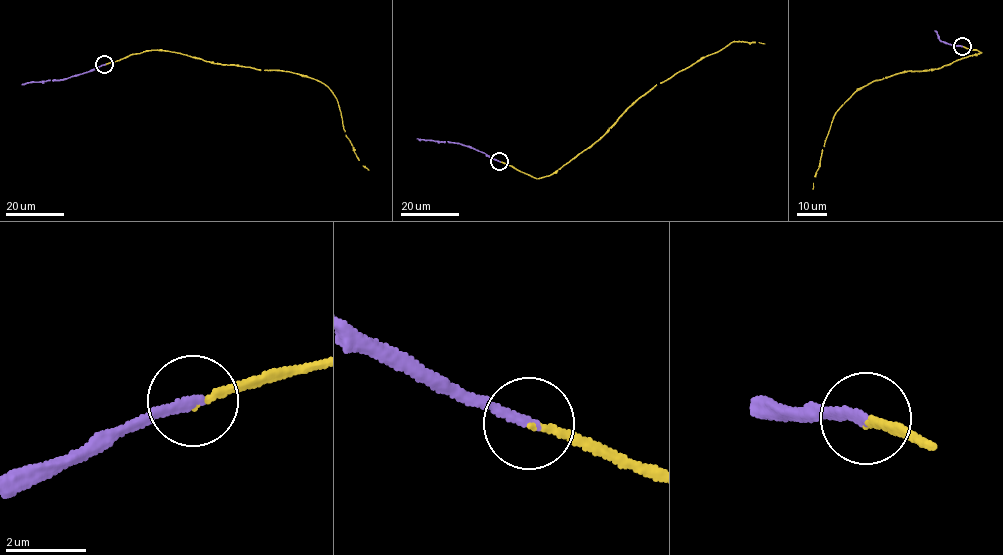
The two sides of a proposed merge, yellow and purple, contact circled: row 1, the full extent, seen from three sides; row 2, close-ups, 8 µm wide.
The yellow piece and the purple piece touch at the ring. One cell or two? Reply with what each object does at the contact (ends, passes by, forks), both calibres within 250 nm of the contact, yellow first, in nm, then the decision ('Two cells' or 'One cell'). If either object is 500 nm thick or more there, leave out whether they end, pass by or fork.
At the ring yellow ends. At the ring purple ends. Thickness 140 nm (yellow) against 240 nm. One cell

